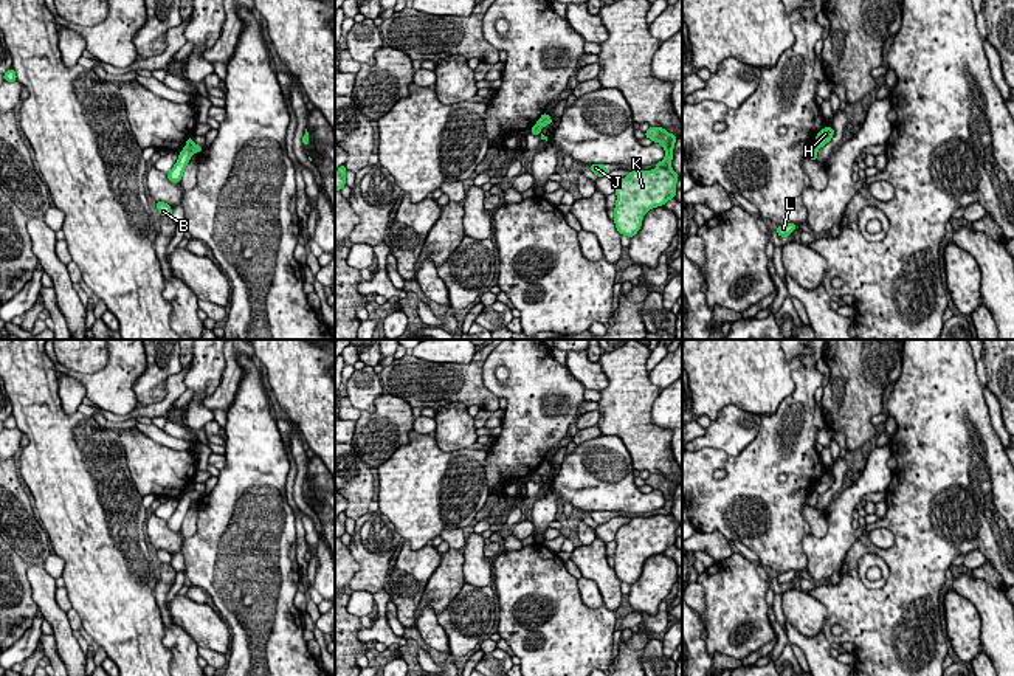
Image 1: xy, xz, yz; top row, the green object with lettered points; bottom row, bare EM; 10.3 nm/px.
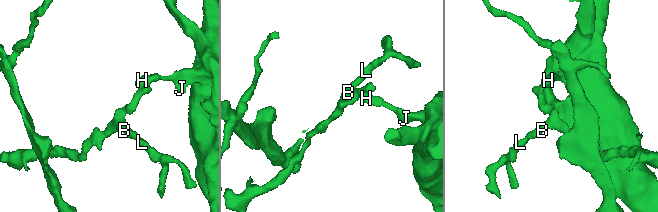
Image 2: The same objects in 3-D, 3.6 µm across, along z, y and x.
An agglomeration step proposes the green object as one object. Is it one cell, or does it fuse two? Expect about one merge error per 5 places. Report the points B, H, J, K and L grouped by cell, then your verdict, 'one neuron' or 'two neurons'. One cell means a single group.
groups B K L / H J; two neurons

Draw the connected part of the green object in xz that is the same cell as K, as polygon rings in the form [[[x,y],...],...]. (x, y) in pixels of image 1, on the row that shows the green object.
[[[673,167],[631,171],[616,188],[614,223],[629,239],[642,228],[643,216],[676,195],[679,177]]]

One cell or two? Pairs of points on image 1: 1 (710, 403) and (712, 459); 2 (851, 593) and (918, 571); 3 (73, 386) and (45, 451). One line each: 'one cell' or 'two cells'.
1: two cells
2: one cell
3: two cells

